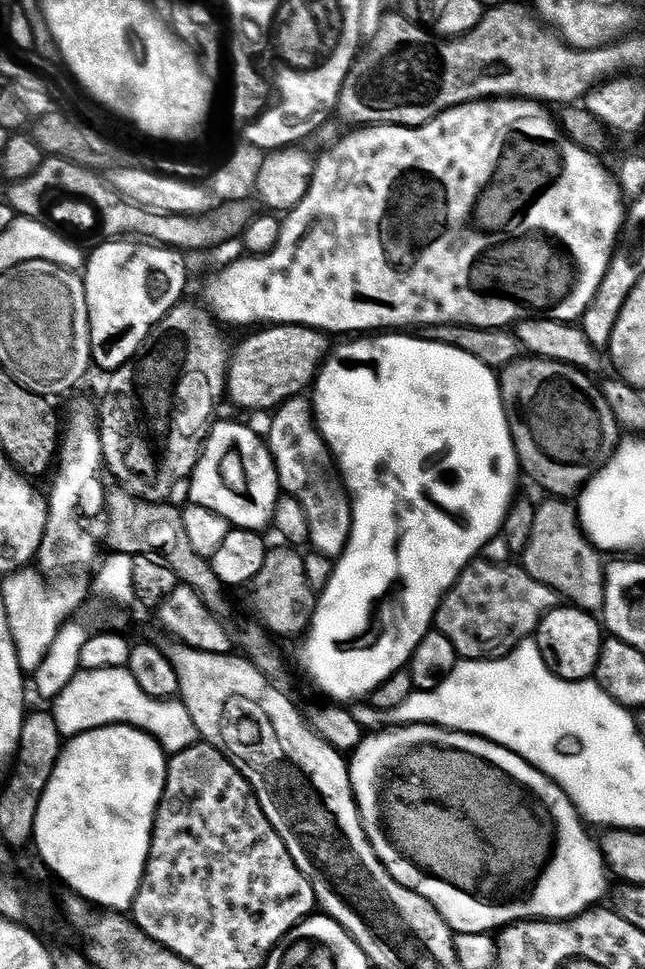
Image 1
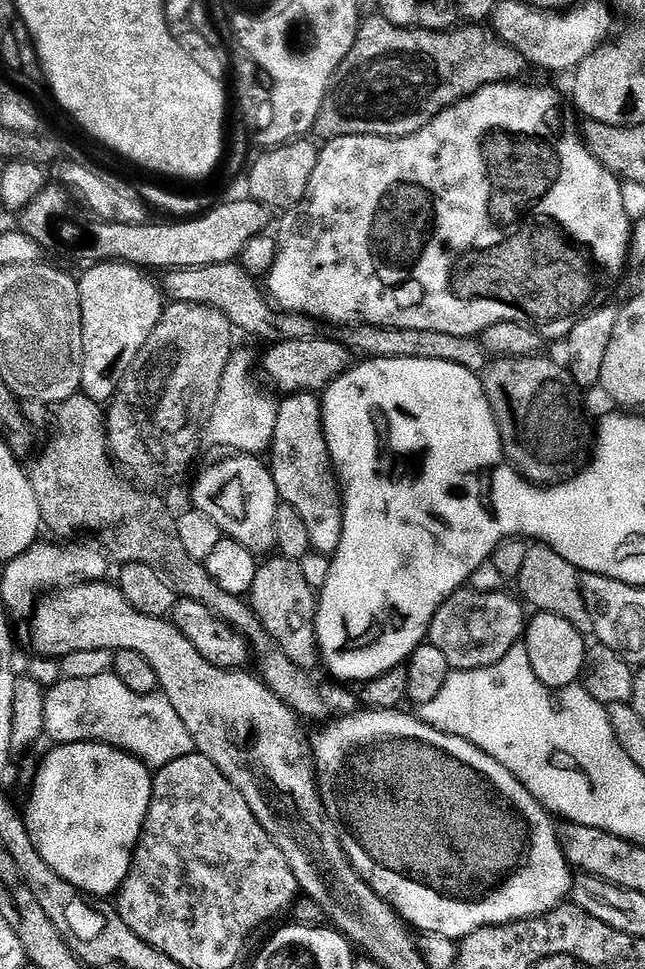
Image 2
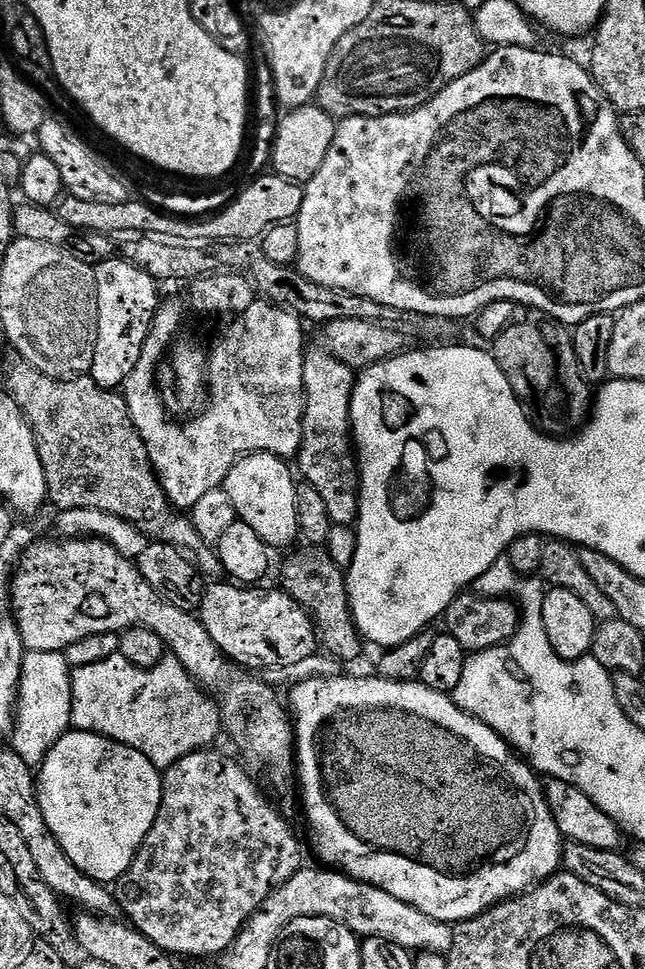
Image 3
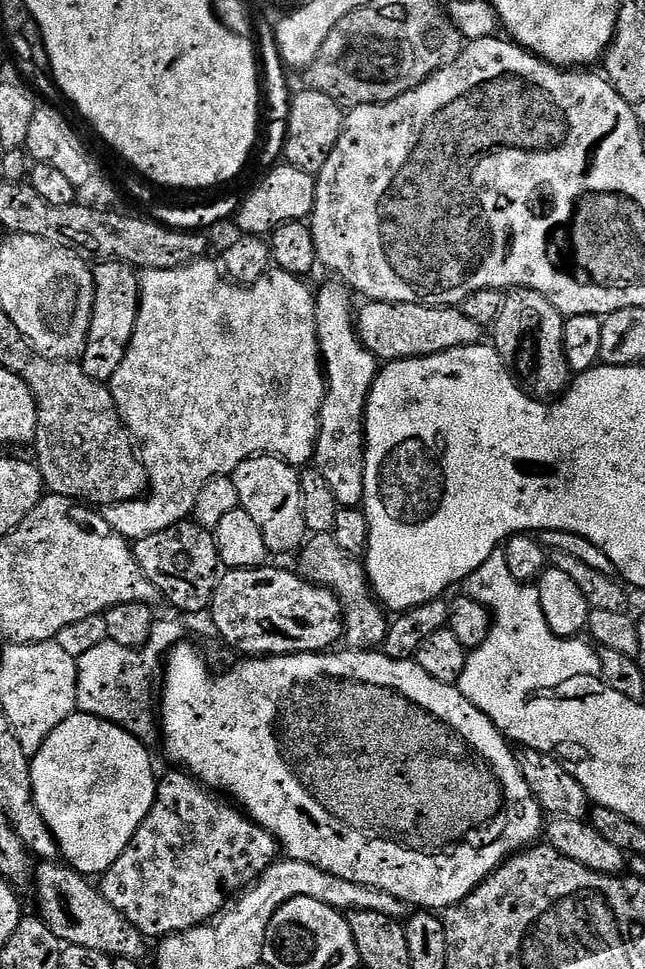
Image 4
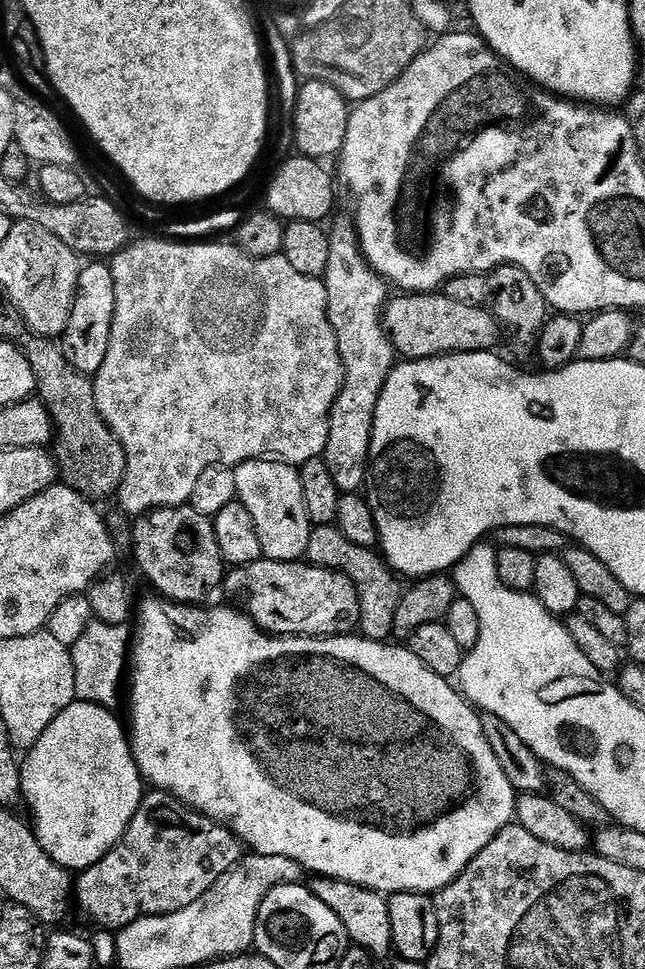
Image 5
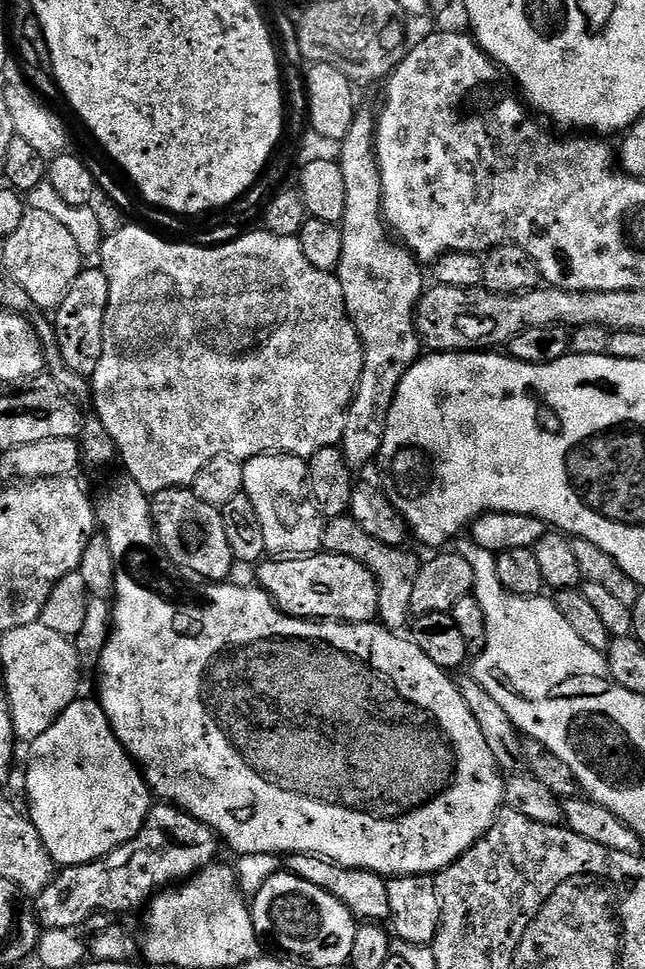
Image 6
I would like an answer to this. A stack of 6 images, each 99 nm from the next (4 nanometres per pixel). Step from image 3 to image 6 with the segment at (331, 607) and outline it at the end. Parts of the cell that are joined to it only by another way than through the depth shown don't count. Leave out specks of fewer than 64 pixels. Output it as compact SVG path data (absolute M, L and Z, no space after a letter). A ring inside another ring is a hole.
M336 514L329 520L323 525L323 551L337 552L366 565L376 580L376 590L380 599L379 623L393 630L403 629L403 624L405 623L405 627L410 620L410 596L414 591L415 578L421 565L410 553L399 552L401 550L399 547L384 544L378 537L367 533L359 522L348 514Z

